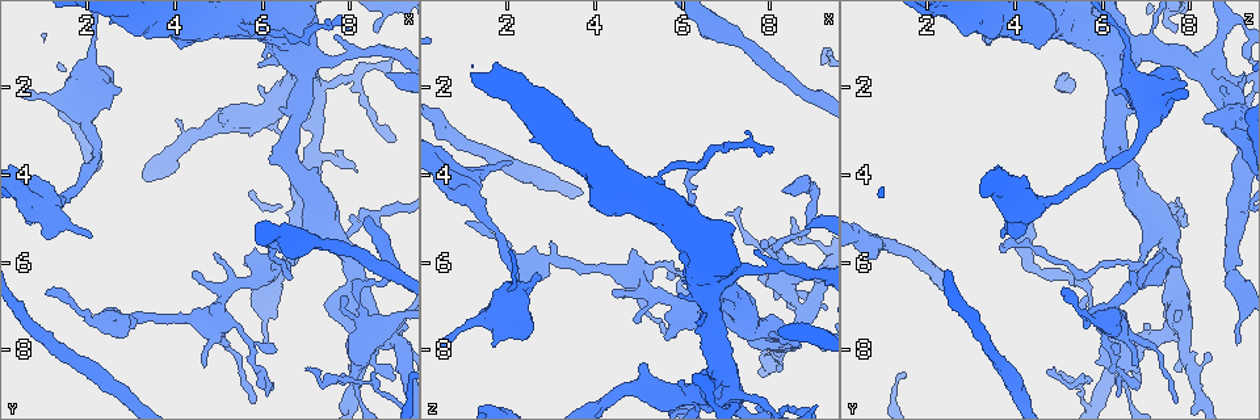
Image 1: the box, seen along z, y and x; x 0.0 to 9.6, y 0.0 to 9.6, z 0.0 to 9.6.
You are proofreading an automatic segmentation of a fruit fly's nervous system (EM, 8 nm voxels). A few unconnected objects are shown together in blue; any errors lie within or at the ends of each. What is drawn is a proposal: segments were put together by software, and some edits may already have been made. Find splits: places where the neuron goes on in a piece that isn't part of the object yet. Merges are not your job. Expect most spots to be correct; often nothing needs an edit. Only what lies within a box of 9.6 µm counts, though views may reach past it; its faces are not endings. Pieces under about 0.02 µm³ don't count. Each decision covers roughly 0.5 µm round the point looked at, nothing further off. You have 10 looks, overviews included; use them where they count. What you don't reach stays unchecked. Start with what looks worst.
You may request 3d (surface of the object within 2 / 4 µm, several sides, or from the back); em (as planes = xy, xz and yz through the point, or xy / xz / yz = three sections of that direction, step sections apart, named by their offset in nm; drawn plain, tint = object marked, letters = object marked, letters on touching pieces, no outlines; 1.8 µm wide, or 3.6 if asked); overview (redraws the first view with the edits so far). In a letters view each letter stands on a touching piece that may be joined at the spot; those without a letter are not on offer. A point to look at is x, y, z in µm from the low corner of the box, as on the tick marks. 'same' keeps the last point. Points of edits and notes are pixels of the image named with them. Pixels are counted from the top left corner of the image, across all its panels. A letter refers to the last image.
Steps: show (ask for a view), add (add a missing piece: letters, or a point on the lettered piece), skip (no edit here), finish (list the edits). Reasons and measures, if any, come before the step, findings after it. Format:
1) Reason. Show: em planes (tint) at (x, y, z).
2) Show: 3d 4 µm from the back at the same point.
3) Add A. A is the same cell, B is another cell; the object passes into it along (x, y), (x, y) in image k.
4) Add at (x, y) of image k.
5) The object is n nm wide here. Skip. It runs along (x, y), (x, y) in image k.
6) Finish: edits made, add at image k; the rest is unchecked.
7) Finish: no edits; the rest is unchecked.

Free end. Show: 3d 2 µm at (8.55, 0.65, 7.65).

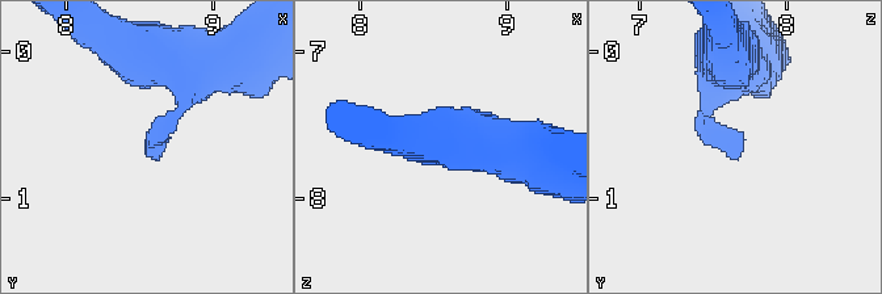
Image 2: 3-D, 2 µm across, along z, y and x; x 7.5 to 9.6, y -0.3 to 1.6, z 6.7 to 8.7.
Show: em 3.6 µm xz step 16 (tint) at (8.56, 0.70, 7.70).

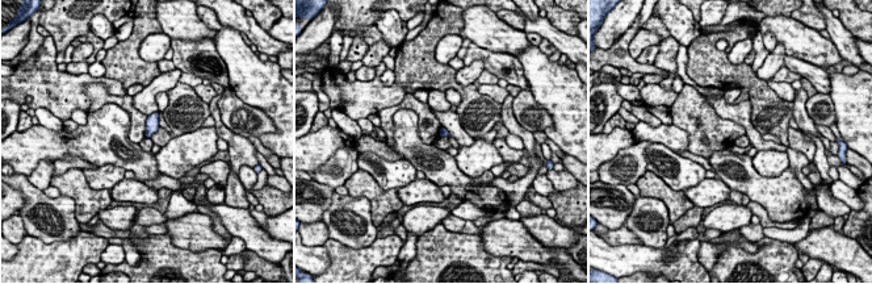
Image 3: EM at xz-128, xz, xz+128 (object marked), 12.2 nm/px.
Another direction. Show: em 3.6 µm planes (letters) at the same point.

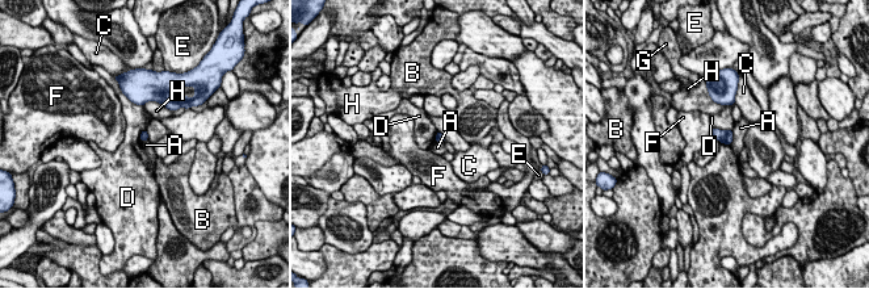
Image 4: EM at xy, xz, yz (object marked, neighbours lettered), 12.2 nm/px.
The longest contact is with H, 380 nm. Skip. A, B, C, D, E, F, G and H are other cells; a border runs along (733, 130), (730, 145) in image 4; none of them fits.

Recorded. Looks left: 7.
An open end. Show: em xy step 4 (tint) at (4.90, 7.15, 5.75).

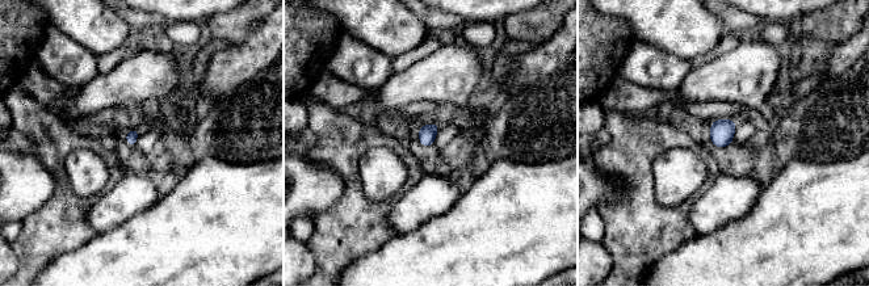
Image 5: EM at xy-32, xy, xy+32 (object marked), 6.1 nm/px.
Show: em planes (tint) at the same point.

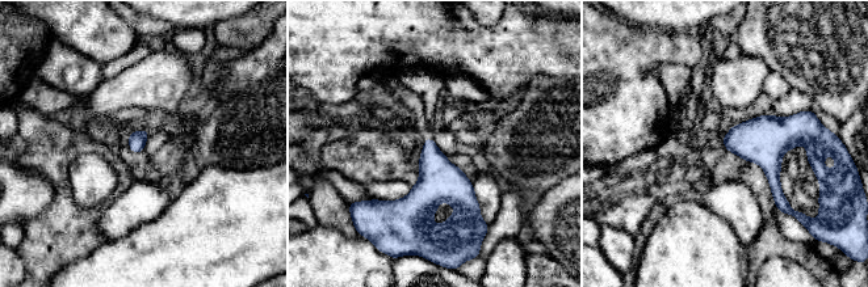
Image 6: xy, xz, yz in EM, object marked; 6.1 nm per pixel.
What lies round it. Show: em planes (letters) at the same point.

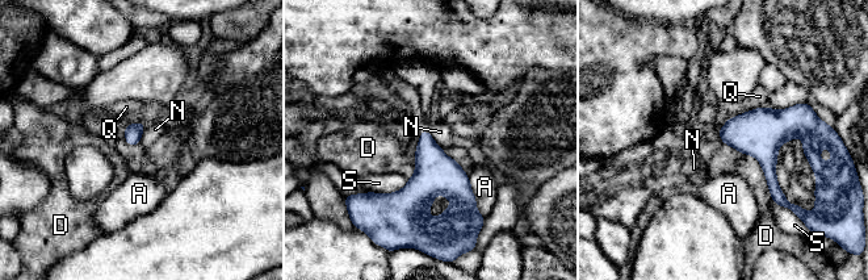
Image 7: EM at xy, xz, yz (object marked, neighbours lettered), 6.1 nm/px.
The longest contact is with D, 360 nm. Skip. A, D, N, Q and S are other cells; a border runs along (146, 122), (138, 143) in image 7; none of them fits.

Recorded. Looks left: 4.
Free end. Show: em 3.6 µm yz step 16 (letters) at (8.40, 5.00, 4.35).

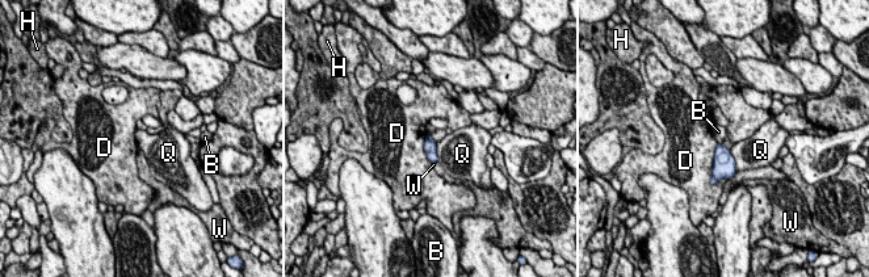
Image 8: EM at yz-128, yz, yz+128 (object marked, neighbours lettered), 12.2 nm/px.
The longest contact is with D, 460 nm. Skip. B, D, H, Q and W are other cells; a border runs along (729, 150), (737, 170) in image 8; no lettered piece goes on from it.

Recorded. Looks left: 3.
Sudden change in width. Show: em xy step 16 (tint) at (8.20, 8.85, 6.50).

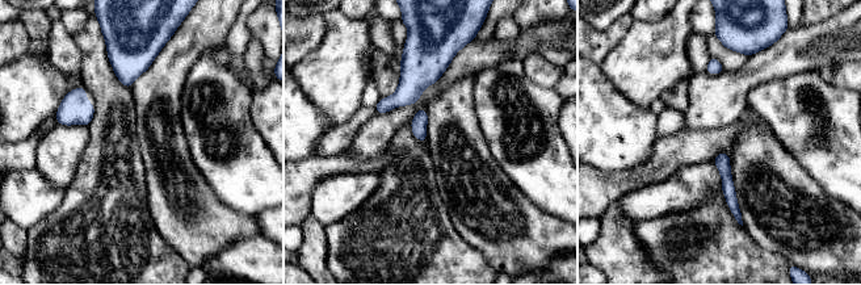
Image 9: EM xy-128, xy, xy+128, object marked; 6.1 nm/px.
Show: em planes (tint) at the same point.

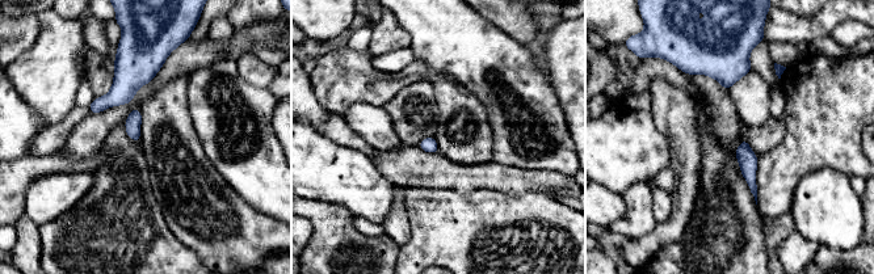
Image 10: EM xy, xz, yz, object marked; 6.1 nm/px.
Show: em planes (letters) at the same point.

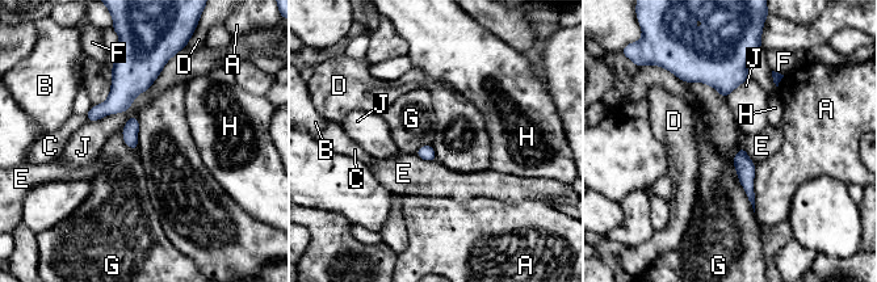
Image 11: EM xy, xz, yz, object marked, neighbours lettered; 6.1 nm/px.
Skip. A, B, C, D, E, F, G, H and J are other cells; none of them fits.

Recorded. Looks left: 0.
Finish: no edits; the rest is unchecked.

